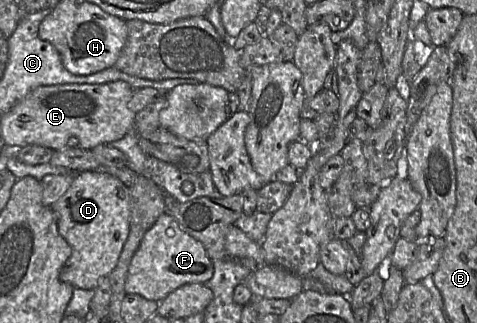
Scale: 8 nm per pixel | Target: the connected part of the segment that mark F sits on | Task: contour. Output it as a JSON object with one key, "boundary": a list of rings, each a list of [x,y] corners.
{"boundary":[[[164,212],[145,233],[132,257],[125,291],[127,294],[139,294],[148,300],[161,302],[182,285],[205,284],[212,278],[213,273],[213,262],[203,244],[184,231],[170,213]]]}

